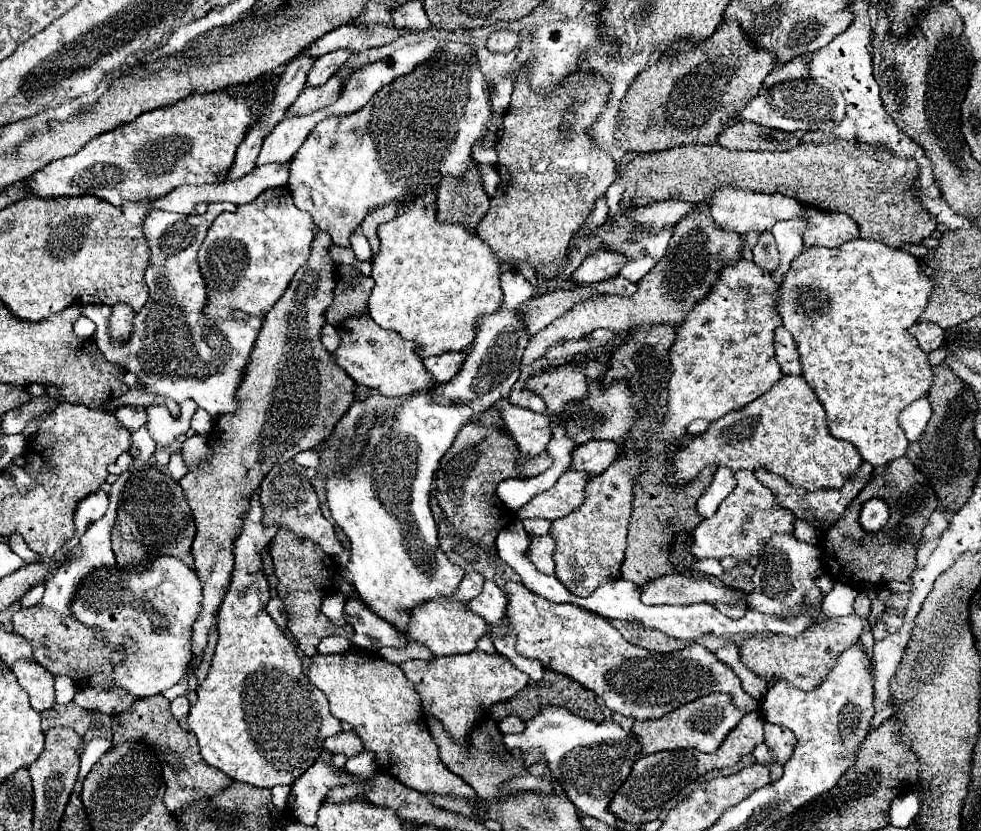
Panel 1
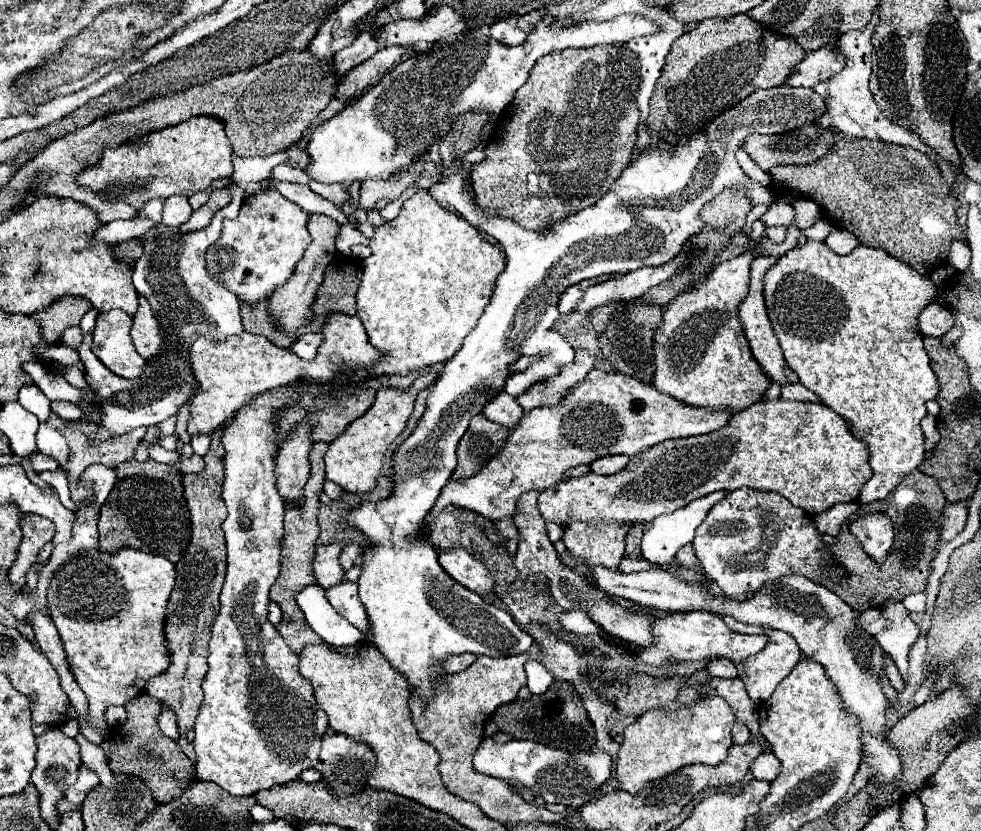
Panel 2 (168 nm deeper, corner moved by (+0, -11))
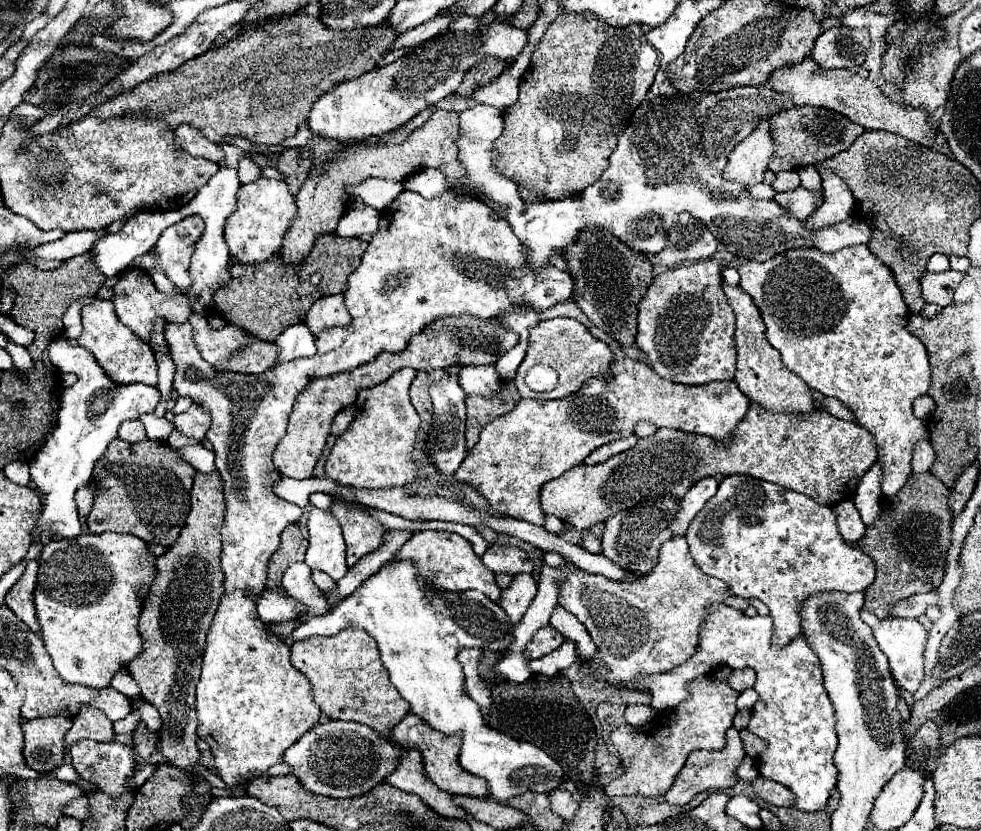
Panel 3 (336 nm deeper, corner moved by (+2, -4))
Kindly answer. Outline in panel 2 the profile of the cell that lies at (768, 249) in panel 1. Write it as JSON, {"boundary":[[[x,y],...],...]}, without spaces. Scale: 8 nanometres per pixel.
{"boundary":[[[757,256],[751,264],[751,288],[749,288],[749,294],[747,298],[741,302],[739,306],[739,320],[745,328],[745,336],[751,344],[751,352],[755,356],[755,360],[761,364],[761,368],[777,382],[777,384],[785,384],[787,378],[783,374],[783,366],[785,366],[785,358],[783,358],[783,352],[779,348],[779,342],[777,342],[777,336],[771,328],[771,322],[767,318],[767,308],[765,308],[765,302],[763,302],[763,276],[767,272],[767,268],[771,268],[771,264],[775,264],[777,258],[773,256]]]}

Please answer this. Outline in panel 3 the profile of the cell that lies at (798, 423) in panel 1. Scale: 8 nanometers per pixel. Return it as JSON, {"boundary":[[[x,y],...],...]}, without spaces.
{"boundary":[[[757,403],[749,405],[749,411],[741,425],[733,429],[729,435],[727,447],[725,441],[713,441],[709,437],[701,435],[689,435],[687,432],[677,429],[659,429],[655,435],[639,439],[635,447],[629,451],[623,451],[619,455],[609,457],[609,461],[597,463],[597,465],[577,465],[569,471],[565,471],[559,479],[553,479],[543,485],[543,513],[545,515],[555,515],[563,523],[569,523],[571,527],[579,531],[587,531],[597,523],[607,521],[615,513],[629,509],[631,505],[637,505],[645,499],[653,499],[659,495],[673,495],[673,497],[683,497],[691,485],[697,479],[703,477],[715,477],[717,473],[721,475],[751,475],[755,479],[765,479],[769,483],[777,483],[785,489],[809,495],[821,505],[833,505],[845,499],[853,499],[857,485],[865,471],[875,463],[877,459],[877,449],[875,449],[875,437],[865,431],[859,423],[843,421],[837,419],[825,411],[813,411],[809,415],[799,415],[799,413],[771,413]]]}

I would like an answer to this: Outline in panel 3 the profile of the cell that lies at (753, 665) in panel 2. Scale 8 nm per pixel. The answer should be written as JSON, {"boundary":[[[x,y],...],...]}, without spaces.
{"boundary":[[[729,475],[725,477],[721,483],[719,483],[719,489],[717,493],[711,497],[711,501],[705,503],[705,507],[701,509],[701,513],[697,513],[697,517],[693,519],[693,525],[689,525],[689,533],[685,535],[687,537],[687,543],[689,543],[689,549],[691,549],[691,555],[695,557],[695,563],[711,577],[717,577],[721,581],[725,581],[729,585],[729,591],[737,597],[743,597],[743,599],[759,599],[763,601],[767,607],[769,607],[769,615],[774,621],[774,633],[772,644],[776,648],[781,648],[787,641],[791,641],[793,637],[799,635],[801,631],[801,603],[815,595],[815,593],[821,593],[821,591],[841,591],[841,593],[855,593],[855,591],[863,591],[867,589],[867,585],[873,583],[875,579],[875,565],[873,565],[873,559],[869,555],[865,555],[861,549],[857,547],[851,547],[843,541],[839,529],[837,529],[837,521],[835,521],[835,513],[829,505],[819,505],[817,501],[813,501],[811,497],[807,495],[801,495],[801,493],[795,493],[795,491],[789,491],[781,485],[775,485],[775,483],[767,483],[767,481],[761,481],[761,479],[755,479],[755,477],[749,477],[749,475]]]}

